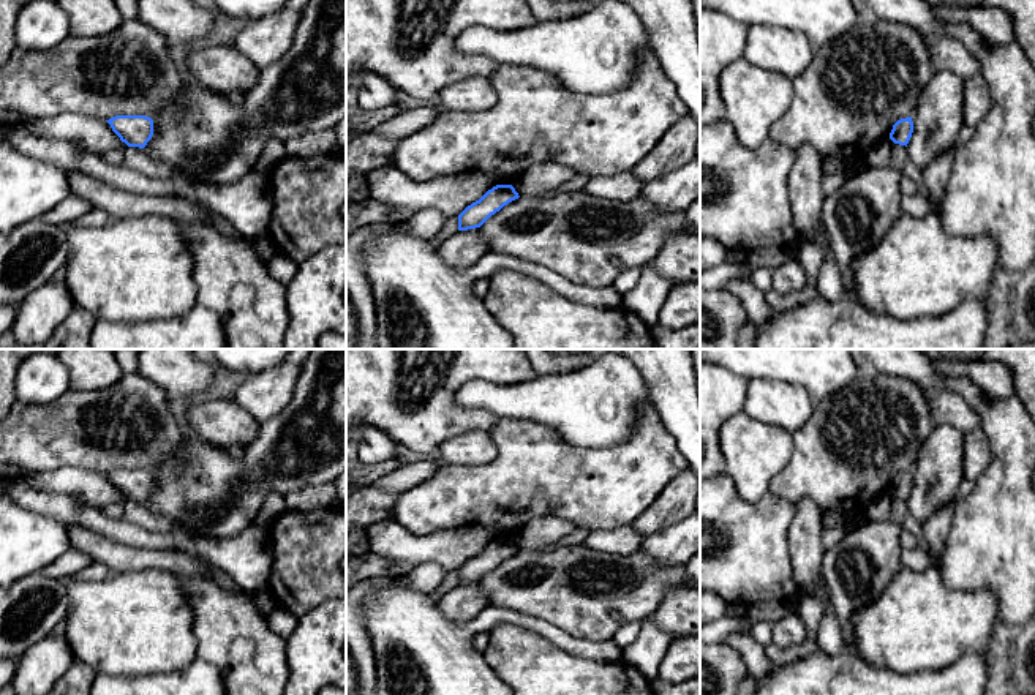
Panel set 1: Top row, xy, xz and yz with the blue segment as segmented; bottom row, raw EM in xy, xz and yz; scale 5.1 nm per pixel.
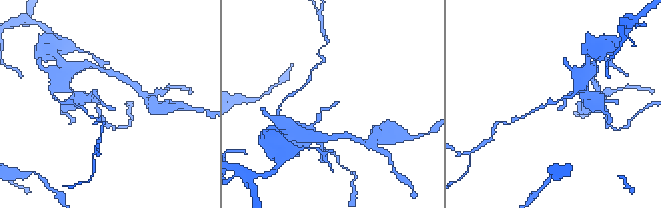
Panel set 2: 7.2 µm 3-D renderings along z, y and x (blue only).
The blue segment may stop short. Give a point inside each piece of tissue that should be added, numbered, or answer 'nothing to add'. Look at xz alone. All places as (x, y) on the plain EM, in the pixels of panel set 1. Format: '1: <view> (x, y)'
nothing to add

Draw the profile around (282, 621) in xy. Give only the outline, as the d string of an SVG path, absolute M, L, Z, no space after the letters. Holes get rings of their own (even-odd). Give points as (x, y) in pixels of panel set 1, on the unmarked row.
M277 608L267 616L270 629L288 640L299 626L299 618L286 608Z

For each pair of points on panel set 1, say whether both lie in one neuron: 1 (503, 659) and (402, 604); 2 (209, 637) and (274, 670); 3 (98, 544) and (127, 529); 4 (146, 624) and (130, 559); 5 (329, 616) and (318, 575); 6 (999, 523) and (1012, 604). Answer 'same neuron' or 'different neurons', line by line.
1: different neurons
2: same neuron
3: different neurons
4: different neurons
5: different neurons
6: same neuron

